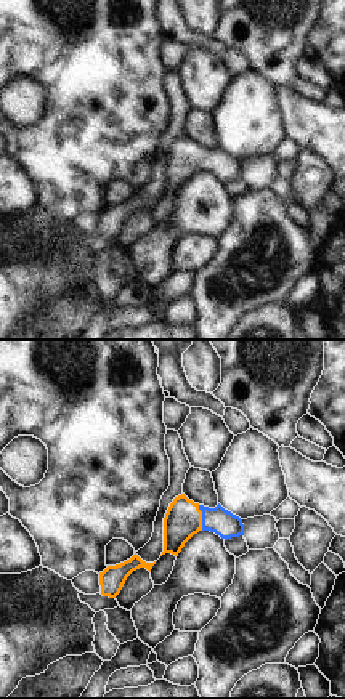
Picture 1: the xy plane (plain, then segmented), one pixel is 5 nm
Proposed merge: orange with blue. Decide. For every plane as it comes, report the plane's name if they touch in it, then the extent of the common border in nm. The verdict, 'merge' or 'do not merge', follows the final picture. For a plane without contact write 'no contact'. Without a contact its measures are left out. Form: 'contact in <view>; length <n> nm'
contact in xy; length 130 nm

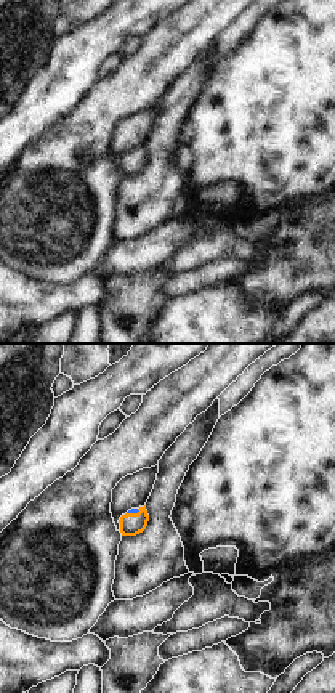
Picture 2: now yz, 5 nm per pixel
contact in yz; length 70 nm

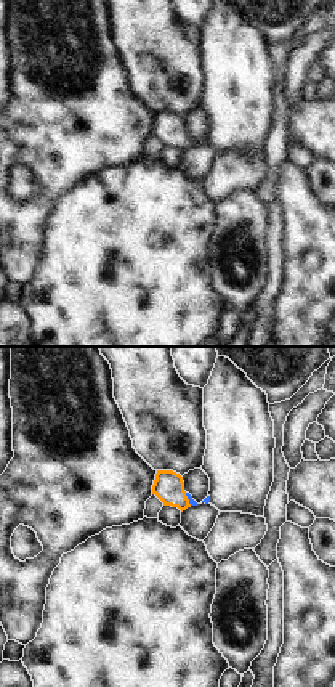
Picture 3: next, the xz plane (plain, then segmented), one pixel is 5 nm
contact in xz; length 70 nm

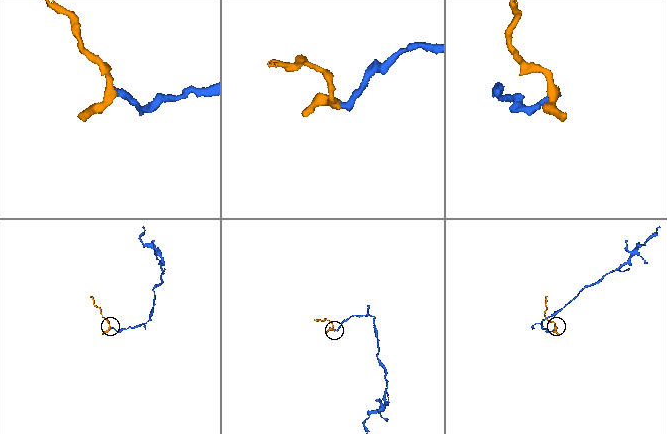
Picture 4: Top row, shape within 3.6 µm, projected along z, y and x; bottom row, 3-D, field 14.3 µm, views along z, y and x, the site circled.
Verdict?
merge

